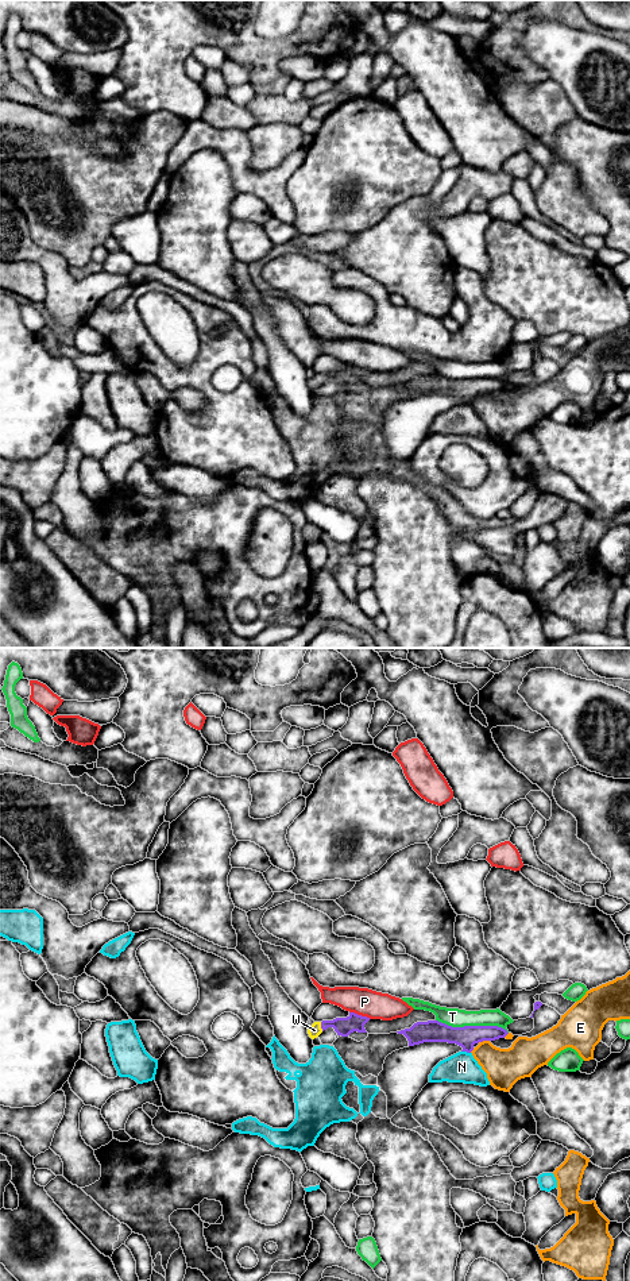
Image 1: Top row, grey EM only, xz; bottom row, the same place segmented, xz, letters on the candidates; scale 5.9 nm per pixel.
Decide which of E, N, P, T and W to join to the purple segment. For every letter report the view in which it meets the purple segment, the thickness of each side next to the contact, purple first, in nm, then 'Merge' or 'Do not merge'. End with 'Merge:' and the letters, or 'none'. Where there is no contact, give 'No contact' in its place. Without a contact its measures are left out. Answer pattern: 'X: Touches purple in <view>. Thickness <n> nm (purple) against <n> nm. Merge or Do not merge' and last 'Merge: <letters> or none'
E: Touches purple in xz. Thickness 130 nm (purple) against 220 nm. Do not merge
N: Touches purple in xz. Thickness 130 nm (purple) against 180 nm. Do not merge
P: Touches purple in xz. Thickness 110 nm (purple) against 170 nm. Do not merge
T: Touches purple in xz. Thickness 130 nm (purple) against 110 nm. Do not merge
W: Touches purple in xz. Thickness 110 nm (purple) against 80 nm. Merge
Merge: W

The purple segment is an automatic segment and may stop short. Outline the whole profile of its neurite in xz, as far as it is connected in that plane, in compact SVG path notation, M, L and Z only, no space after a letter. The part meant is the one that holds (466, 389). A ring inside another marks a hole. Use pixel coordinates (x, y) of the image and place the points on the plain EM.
M438 373L417 374L410 381L397 385L407 390L409 398L424 394L448 394L461 398L461 404L467 405L474 402L475 396L495 393L509 386L507 382L498 378L452 379Z

